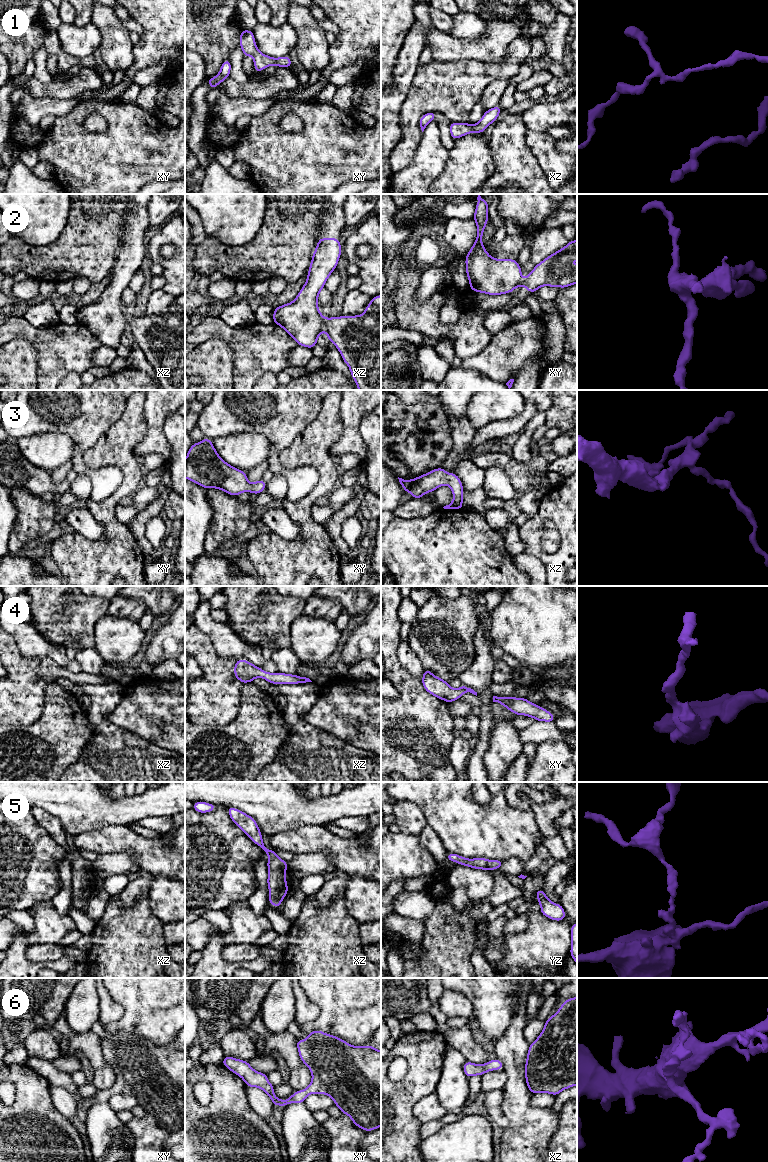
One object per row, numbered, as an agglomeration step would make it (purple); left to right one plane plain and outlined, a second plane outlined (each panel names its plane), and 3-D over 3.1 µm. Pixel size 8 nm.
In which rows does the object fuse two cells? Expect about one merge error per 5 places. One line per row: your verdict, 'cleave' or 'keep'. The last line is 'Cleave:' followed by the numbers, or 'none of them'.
1: keep
2: cleave
3: keep
4: keep
5: keep
6: keep
Cleave: 2

